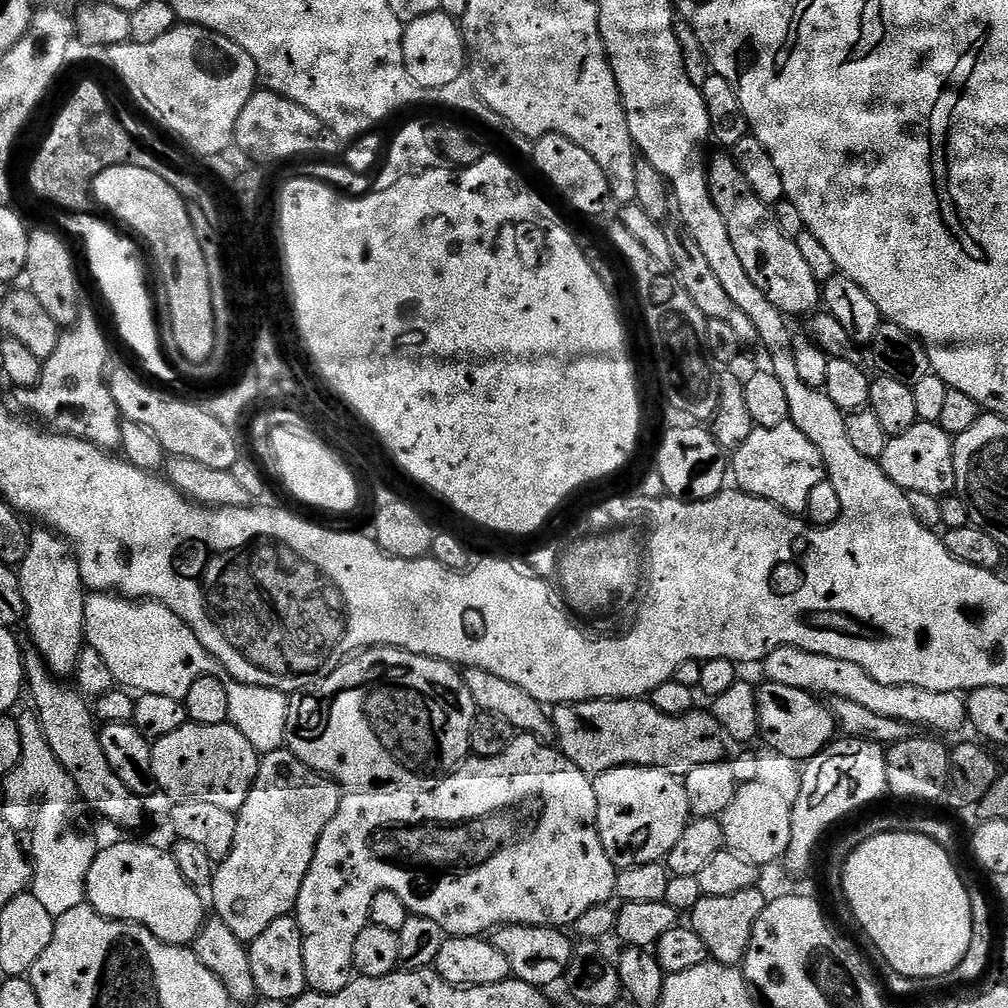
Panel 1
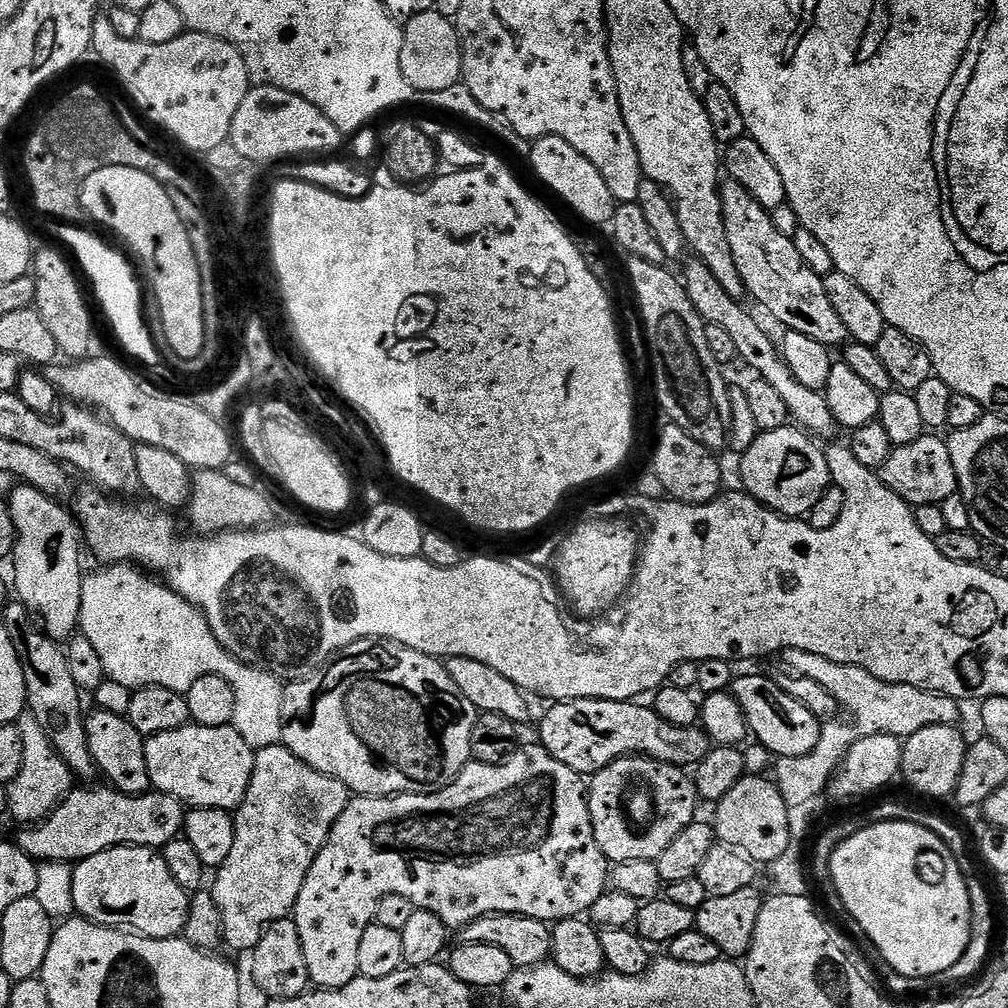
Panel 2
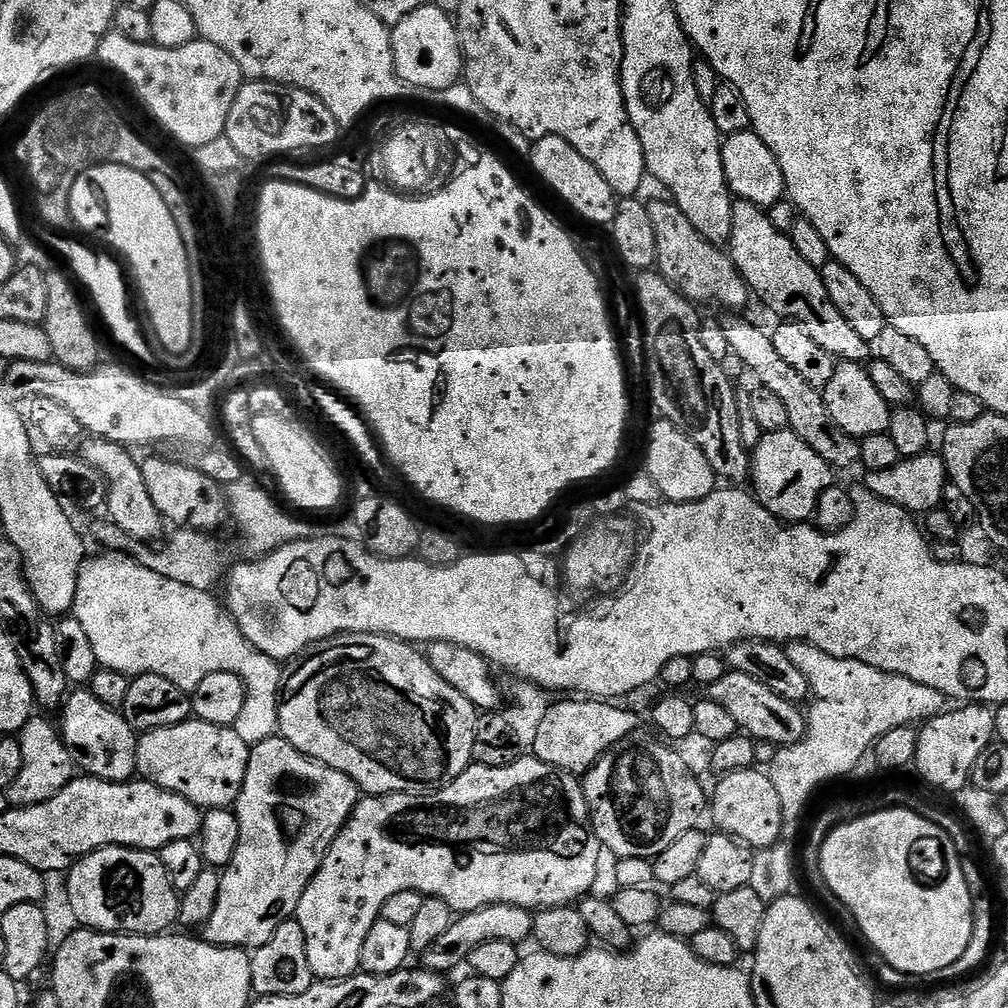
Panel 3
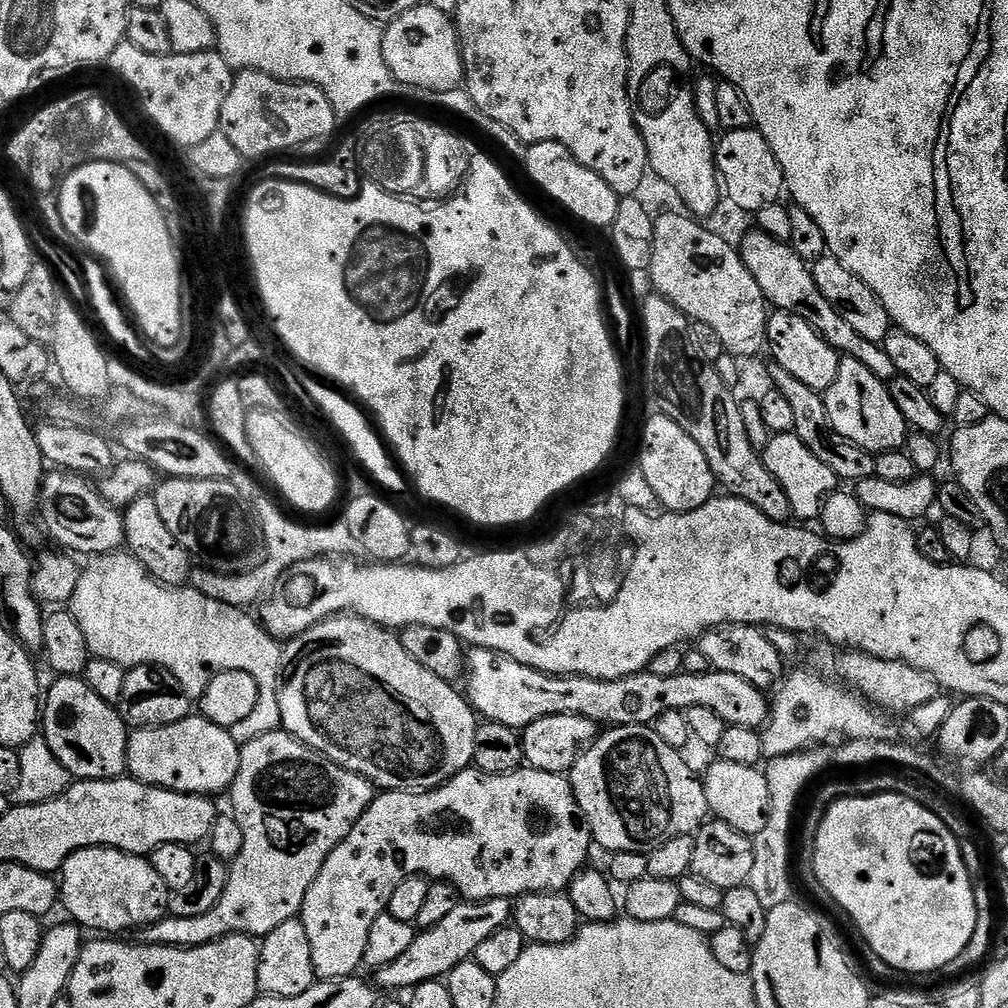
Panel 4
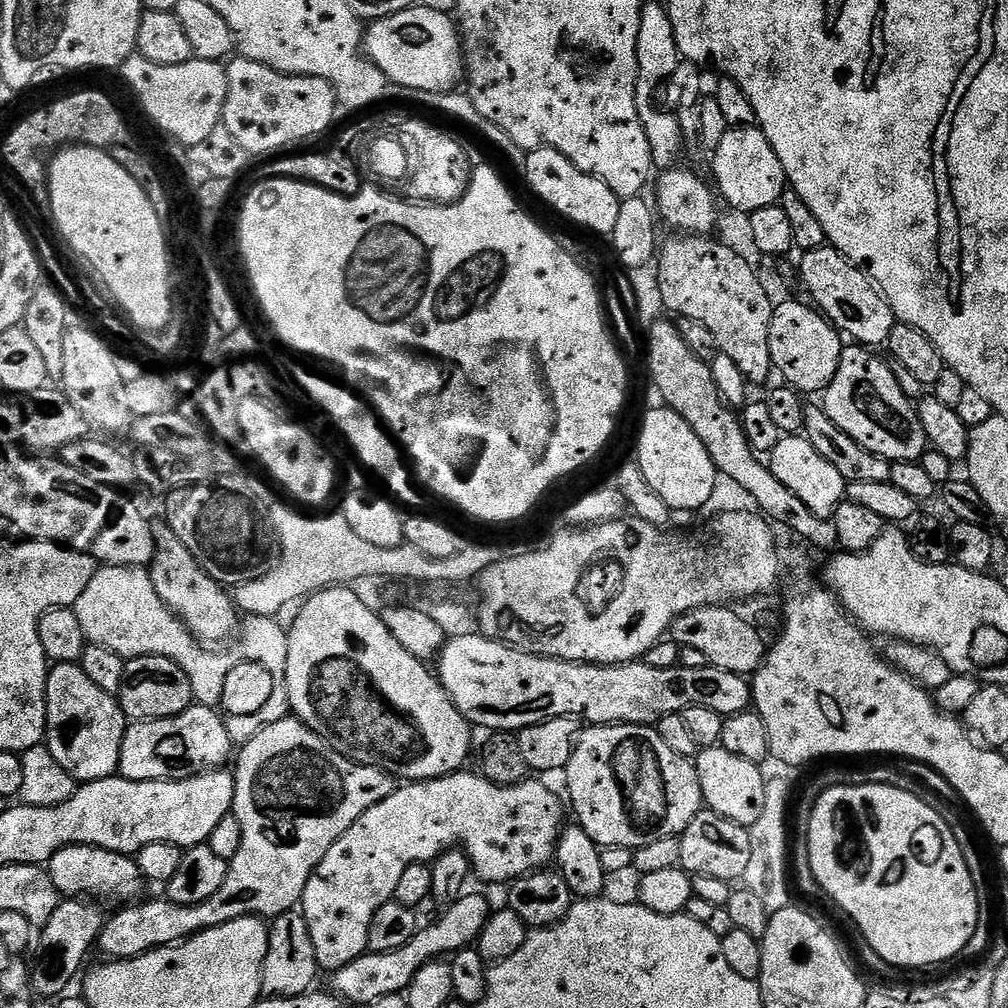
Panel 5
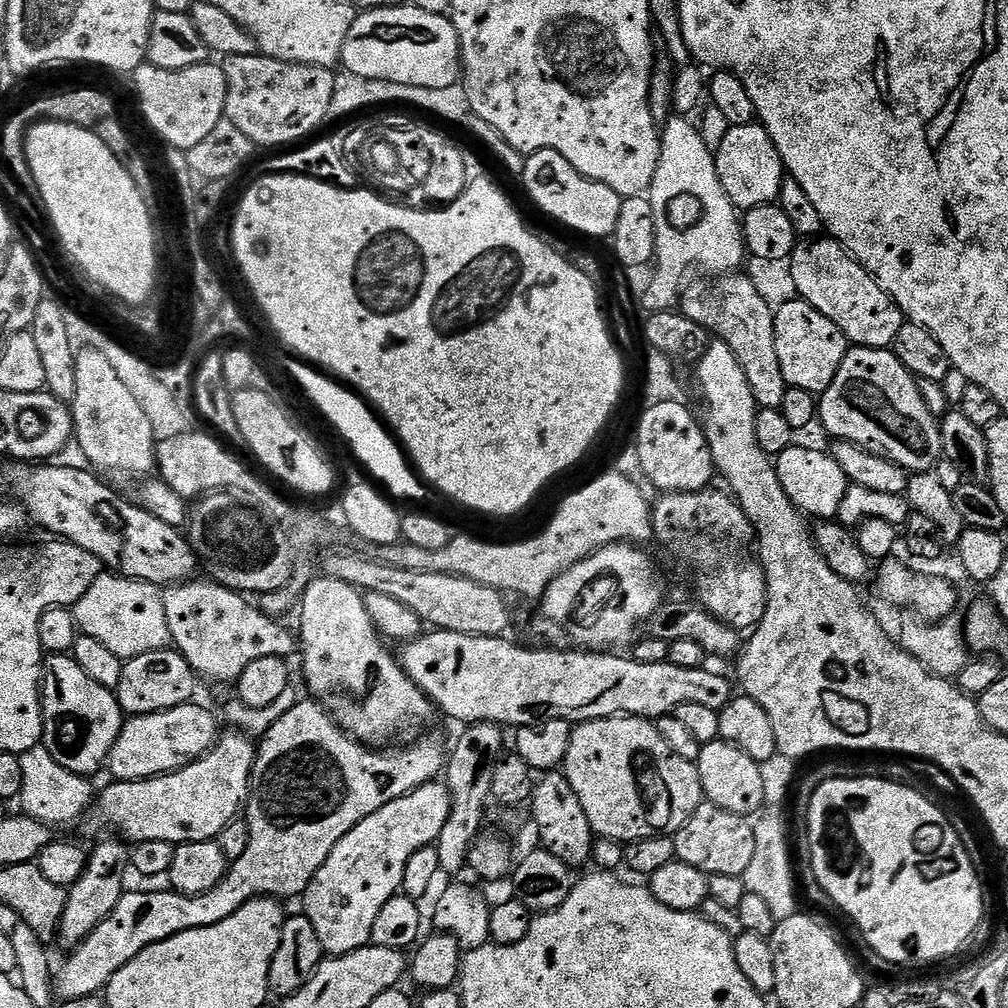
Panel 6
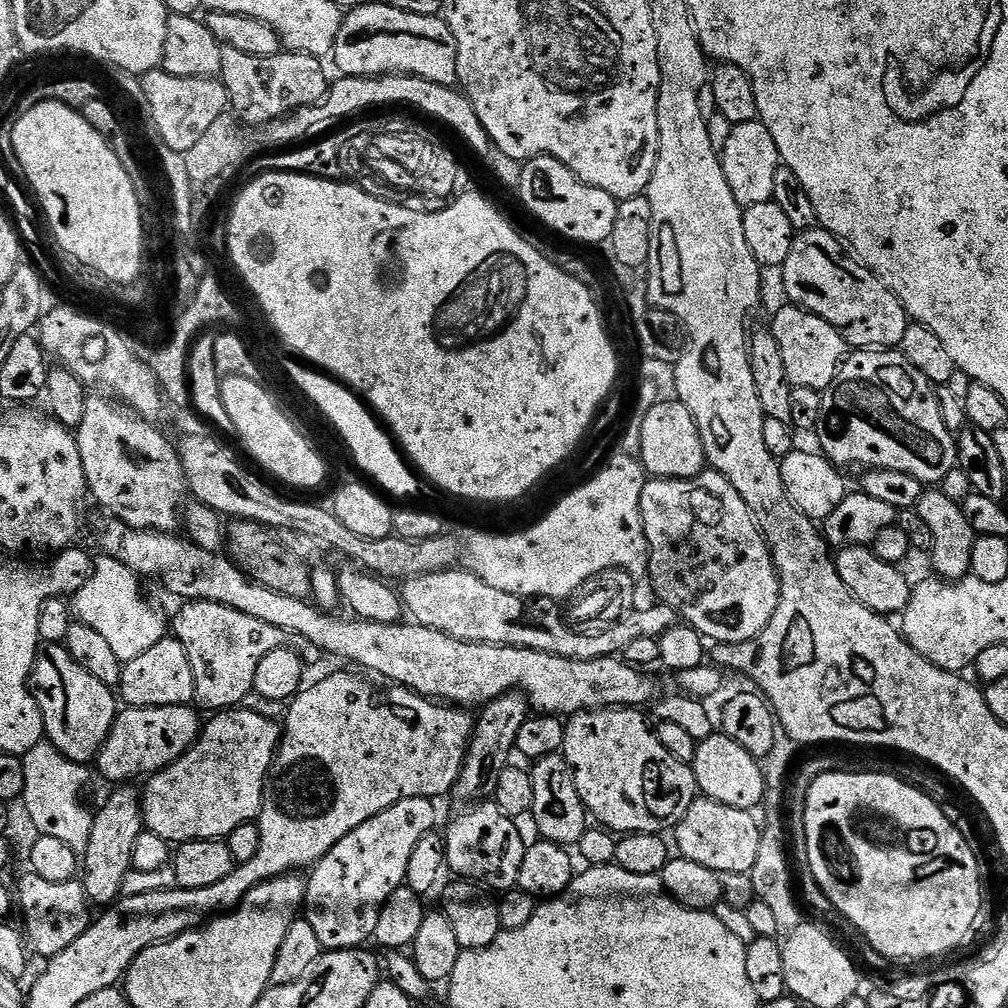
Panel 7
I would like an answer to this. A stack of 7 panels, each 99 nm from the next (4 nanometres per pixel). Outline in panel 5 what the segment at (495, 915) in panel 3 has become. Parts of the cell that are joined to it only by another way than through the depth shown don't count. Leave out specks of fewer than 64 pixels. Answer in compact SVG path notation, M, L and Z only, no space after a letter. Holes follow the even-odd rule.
M465 894L456 903L447 905L441 911L444 913L429 928L428 925L421 927L420 931L414 934L414 938L410 938L410 942L402 946L402 950L368 952L350 962L350 966L342 966L342 970L338 970L331 977L331 991L349 1005L360 1006L366 1006L378 998L386 998L386 994L403 993L422 966L426 966L432 960L448 958L463 952L473 942L479 941L493 911L493 905L488 905L486 897Z

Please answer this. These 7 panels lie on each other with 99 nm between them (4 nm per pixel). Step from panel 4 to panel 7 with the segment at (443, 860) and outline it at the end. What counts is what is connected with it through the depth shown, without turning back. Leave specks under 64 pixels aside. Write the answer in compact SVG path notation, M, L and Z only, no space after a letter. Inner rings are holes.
M419 796L418 798L406 798L402 802L398 802L394 806L390 806L386 810L382 810L382 814L378 814L374 818L370 818L370 822L362 822L362 826L358 826L358 830L354 830L350 834L346 834L346 838L342 838L342 842L338 842L333 846L324 857L311 869L310 875L306 880L304 889L304 907L302 909L303 919L310 922L310 926L314 926L314 934L318 934L318 942L321 949L335 950L338 948L358 948L367 945L367 940L371 941L376 935L376 927L378 926L378 914L380 908L388 899L390 894L394 894L394 890L398 890L406 881L406 866L410 866L410 854L414 854L414 846L418 846L418 842L427 832L433 831L436 825L436 808L431 799L427 796Z

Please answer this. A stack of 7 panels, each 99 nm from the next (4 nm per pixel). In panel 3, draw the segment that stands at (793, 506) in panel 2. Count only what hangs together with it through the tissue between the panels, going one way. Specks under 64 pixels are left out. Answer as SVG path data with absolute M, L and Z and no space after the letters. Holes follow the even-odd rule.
M790 430L766 432L750 456L751 491L760 505L781 522L811 521L816 514L818 498L833 487L832 476L834 469Z

